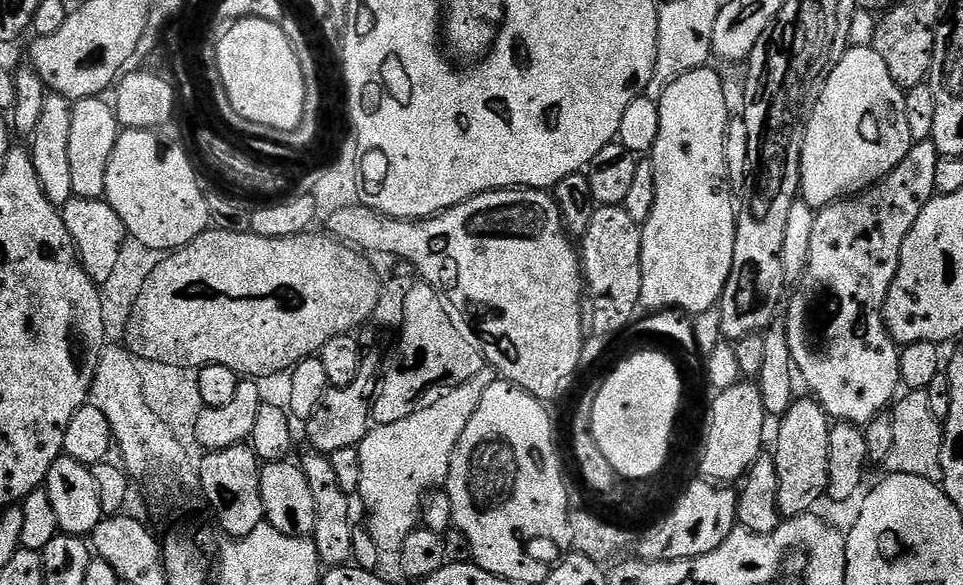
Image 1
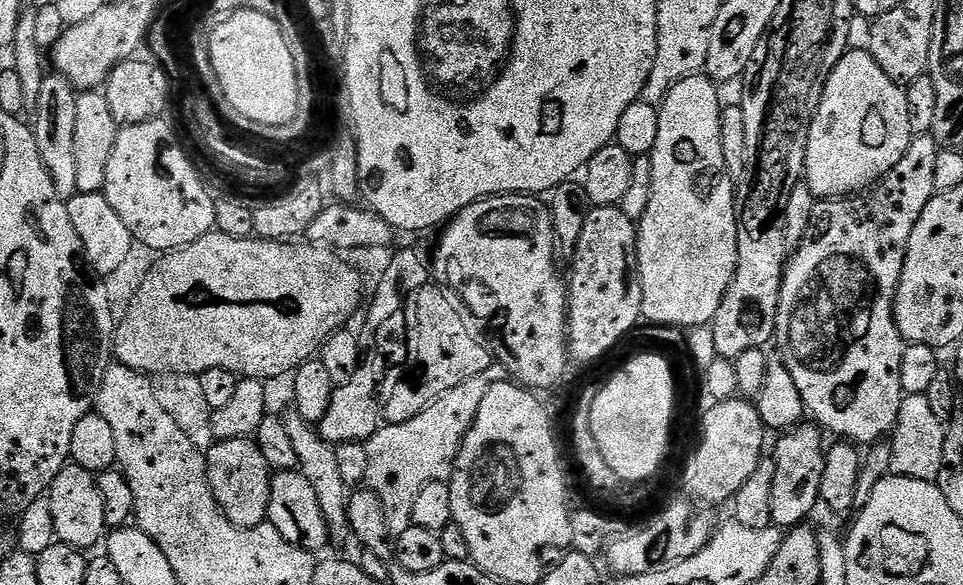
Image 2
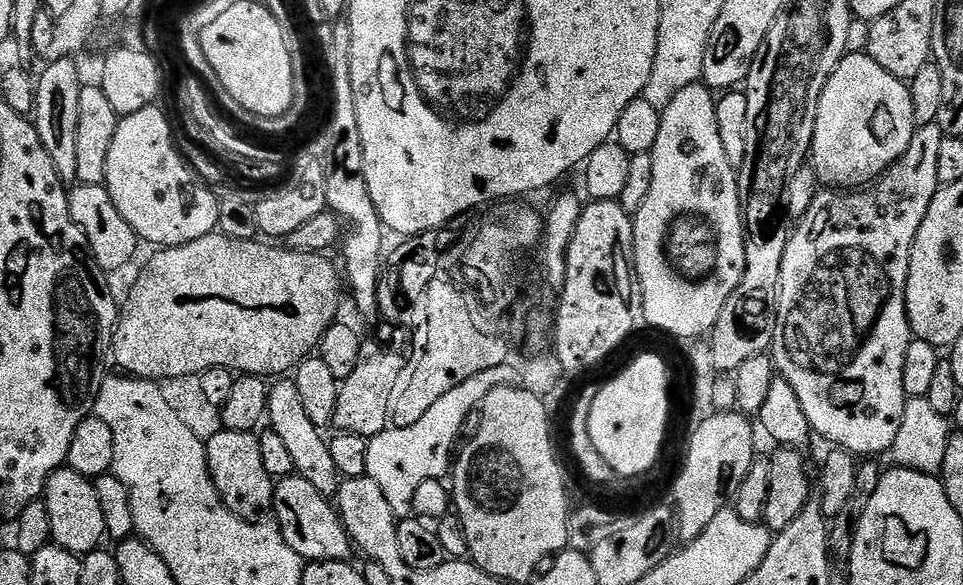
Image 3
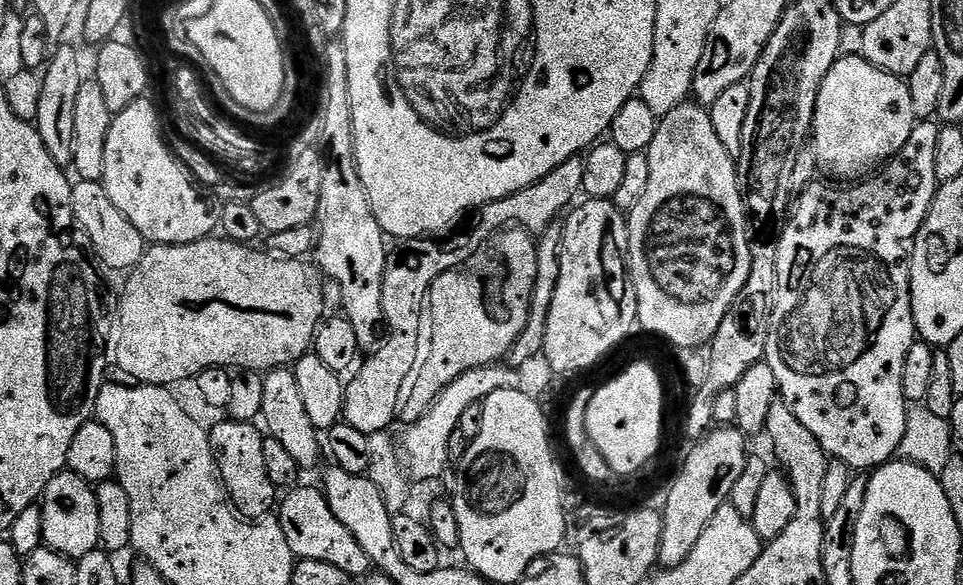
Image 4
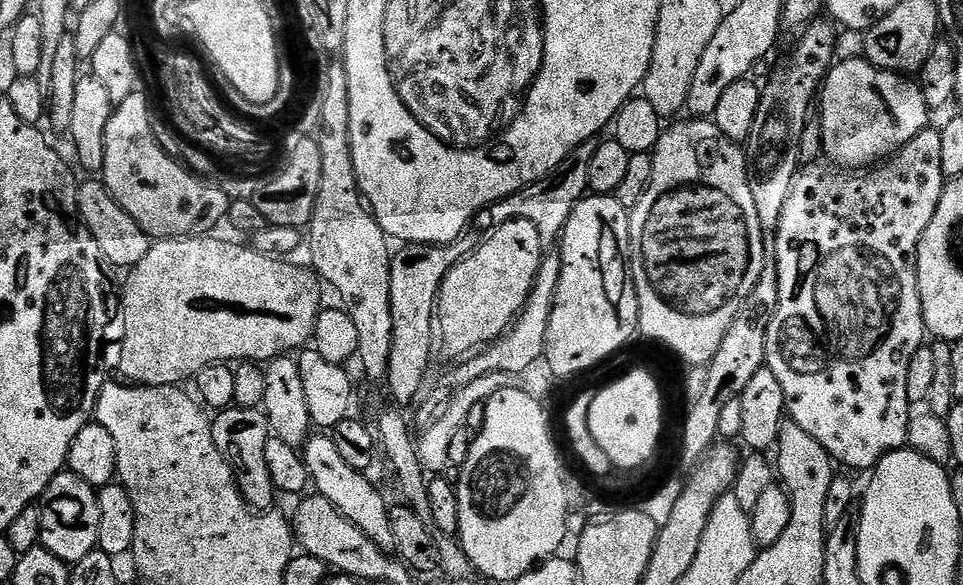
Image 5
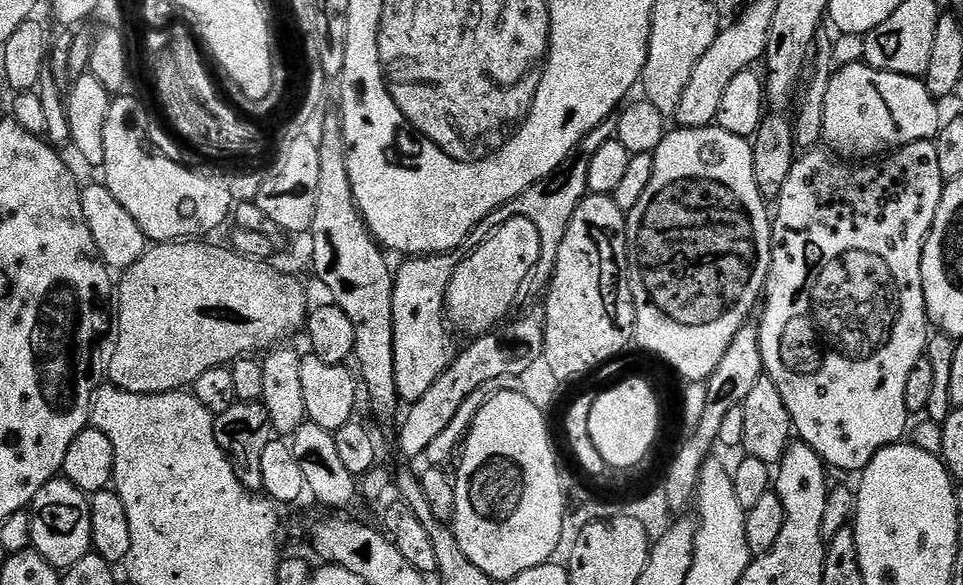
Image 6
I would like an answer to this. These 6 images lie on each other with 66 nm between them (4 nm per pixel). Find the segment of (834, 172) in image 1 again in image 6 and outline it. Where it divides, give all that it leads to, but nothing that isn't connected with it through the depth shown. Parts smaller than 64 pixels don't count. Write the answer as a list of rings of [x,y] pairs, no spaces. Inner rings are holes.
[[[863,62],[845,64],[833,71],[830,90],[826,90],[824,140],[841,157],[876,158],[919,140],[932,140],[942,123],[936,104],[937,97],[930,94],[923,79],[883,72]]]

